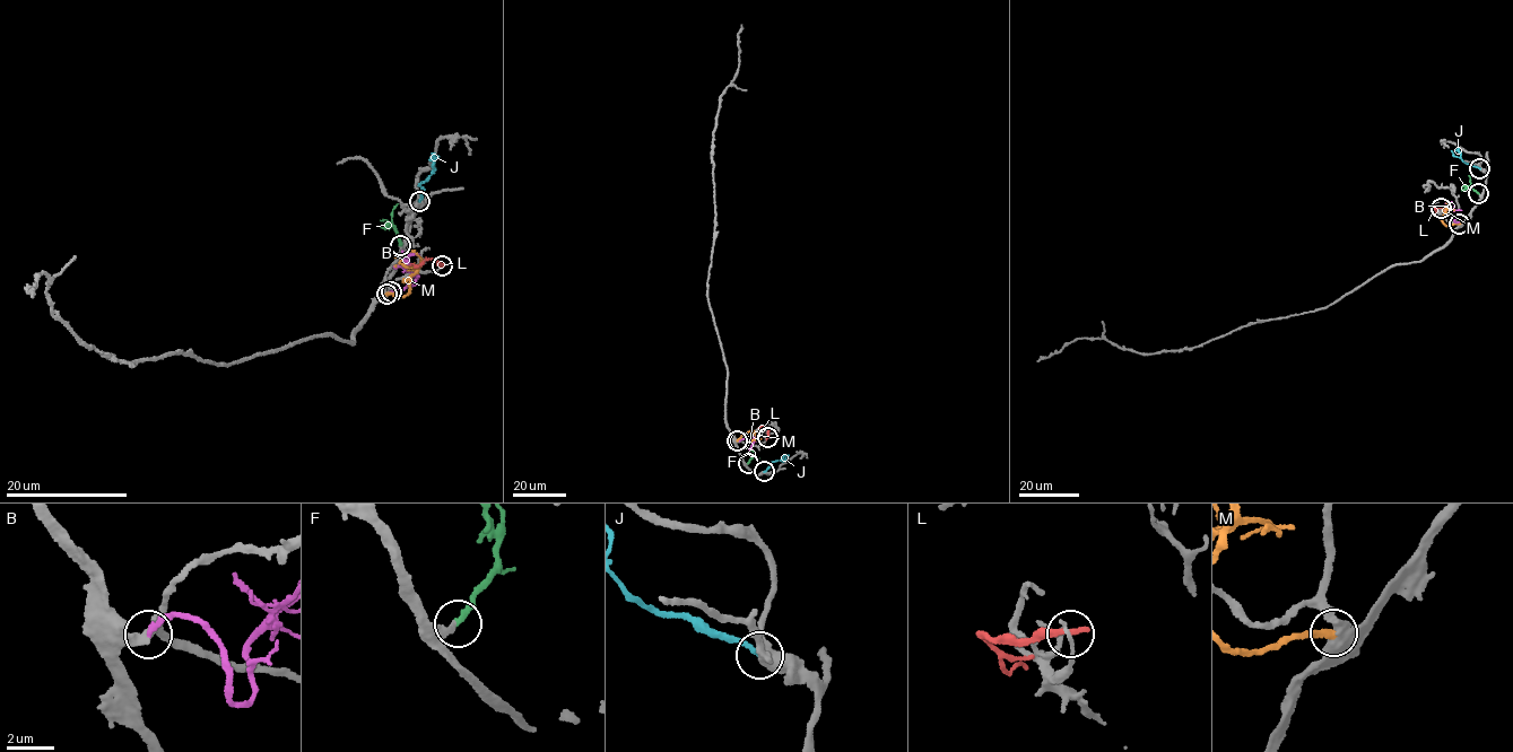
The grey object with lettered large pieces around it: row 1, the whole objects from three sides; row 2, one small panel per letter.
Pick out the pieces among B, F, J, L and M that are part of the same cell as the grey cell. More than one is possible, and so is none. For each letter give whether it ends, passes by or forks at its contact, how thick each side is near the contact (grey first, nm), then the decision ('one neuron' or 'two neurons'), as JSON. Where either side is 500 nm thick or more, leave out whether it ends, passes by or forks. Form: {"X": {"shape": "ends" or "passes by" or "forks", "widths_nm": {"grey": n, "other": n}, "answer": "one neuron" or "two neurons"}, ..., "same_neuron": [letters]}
{"B": {"shape": "ends", "widths_nm": {"grey": 280, "other": 200}, "answer": "two neurons"}, "F": {"shape": "ends", "widths_nm": {"grey": 200, "other": 240}, "answer": "one neuron"}, "J": {"shape": "ends", "widths_nm": {"grey": 320, "other": 240}, "answer": "two neurons"}, "L": {"shape": "ends", "widths_nm": {"grey": 160, "other": 320}, "answer": "two neurons"}, "M": {"shape": "ends", "widths_nm": {"grey": 480, "other": 280}, "answer": "two neurons"}, "same_neuron": ["F"]}

